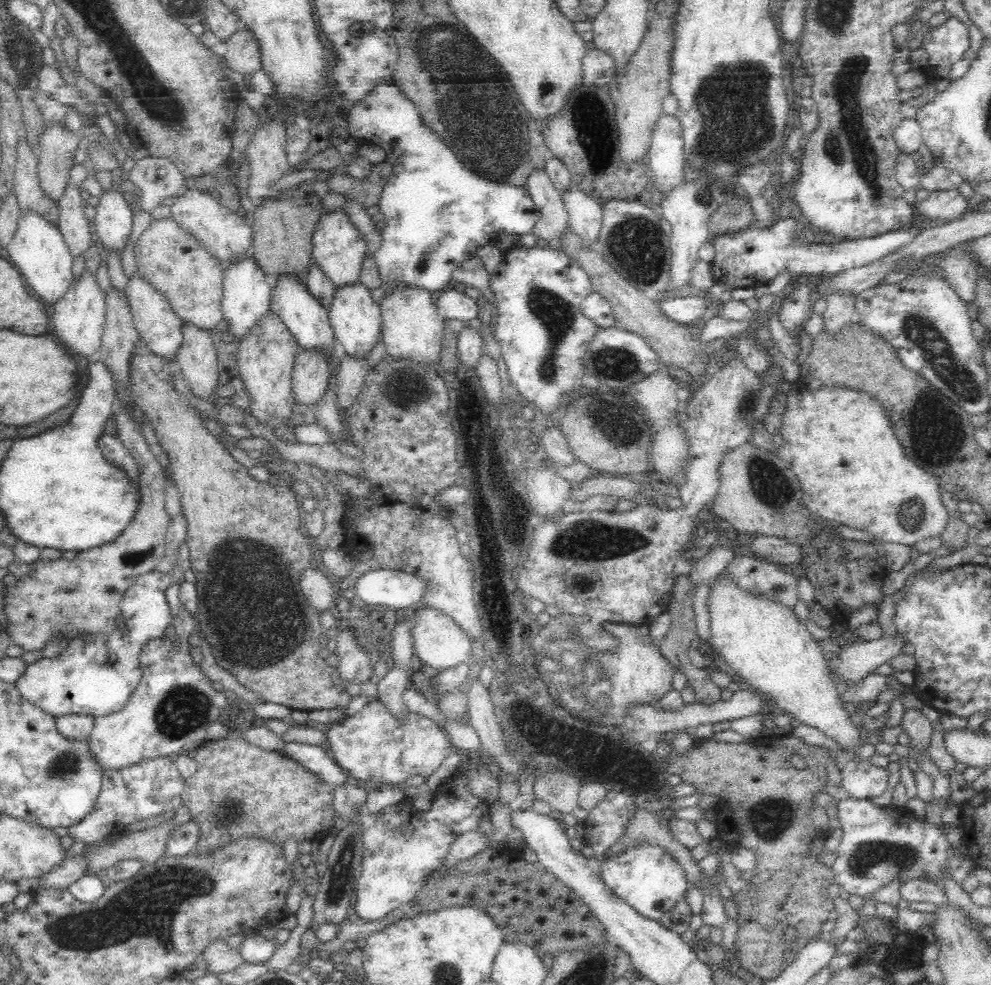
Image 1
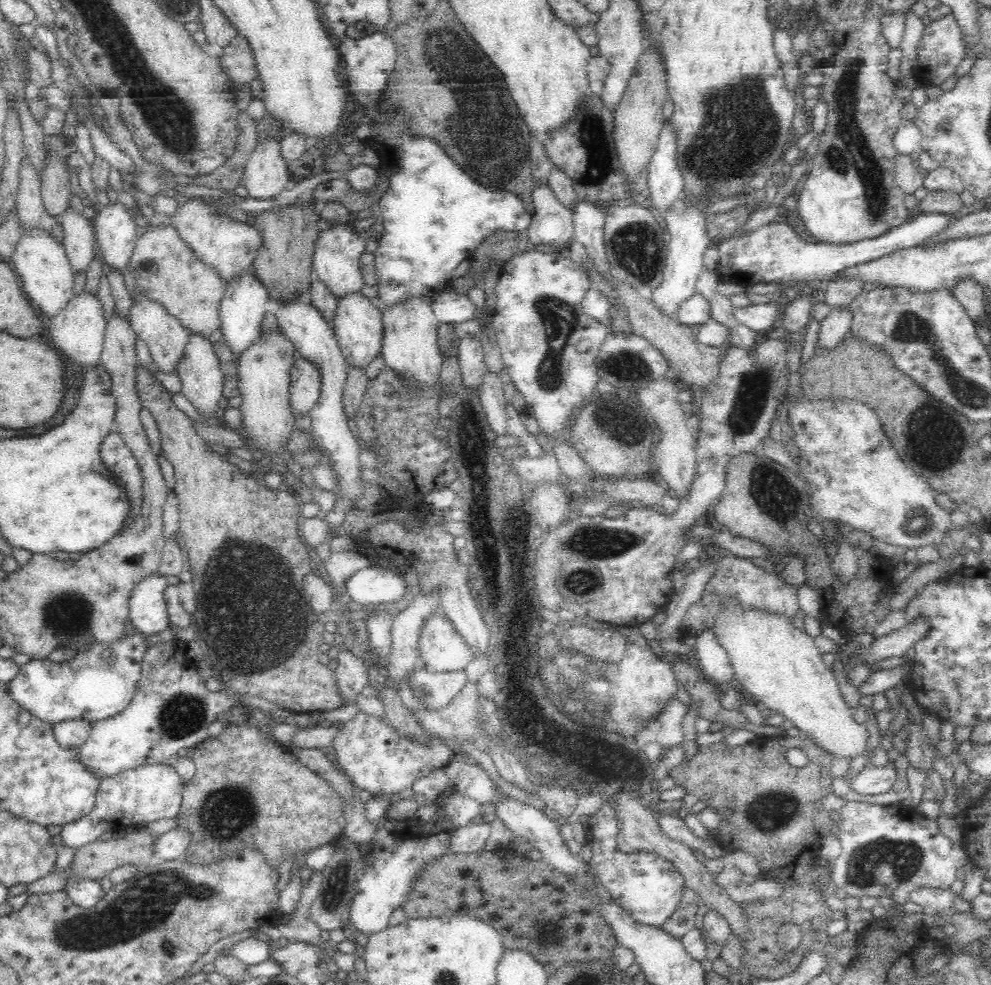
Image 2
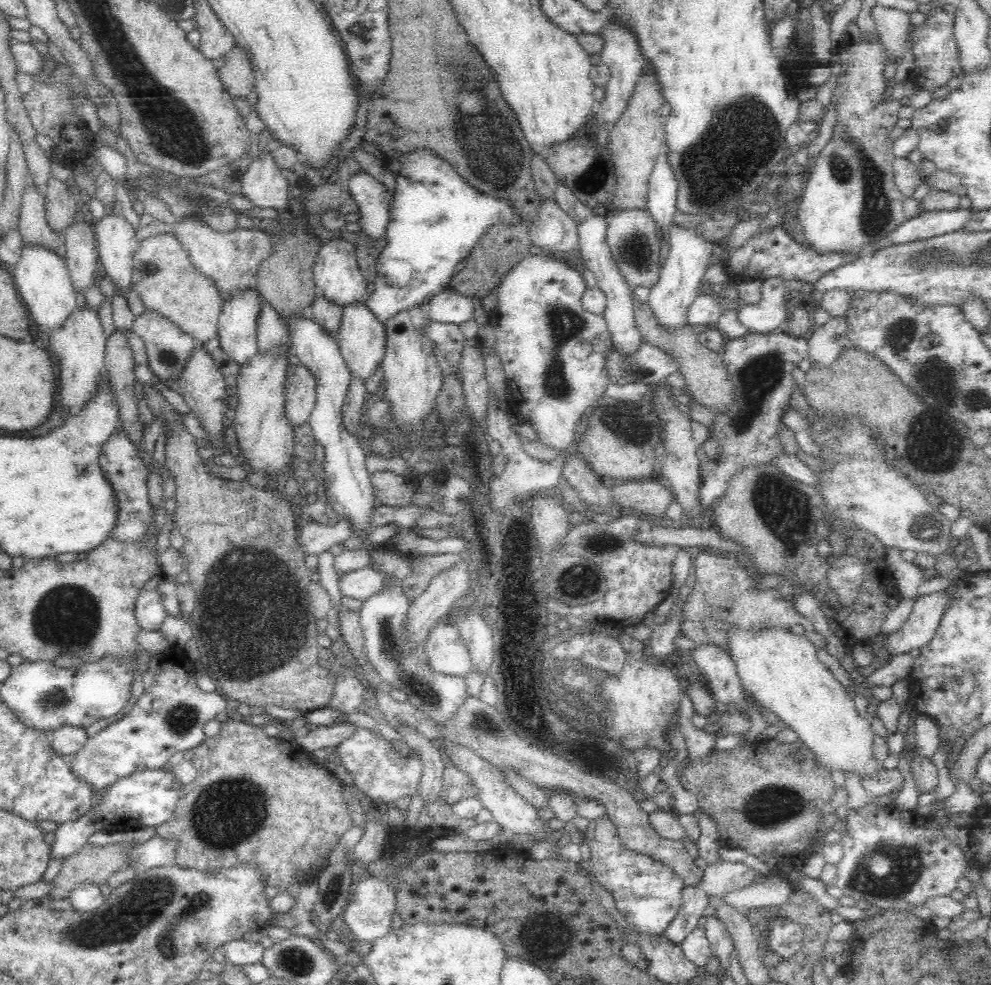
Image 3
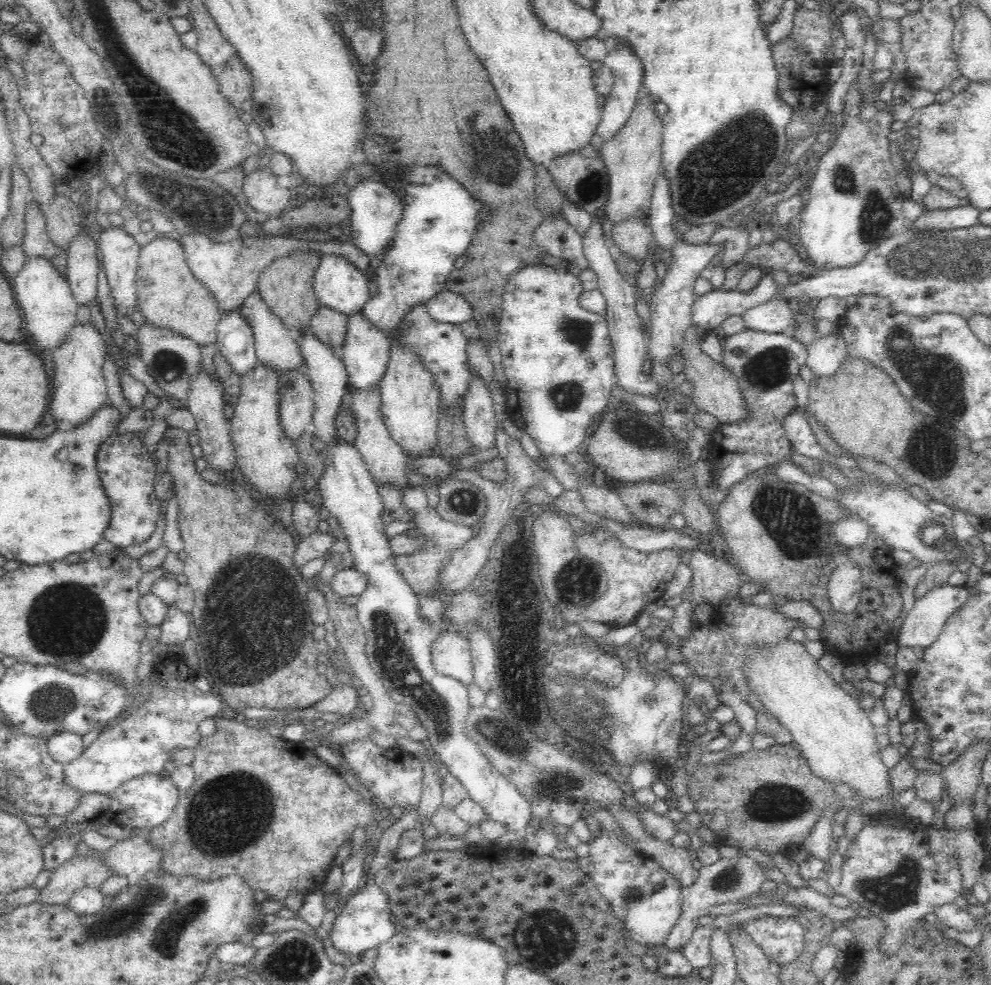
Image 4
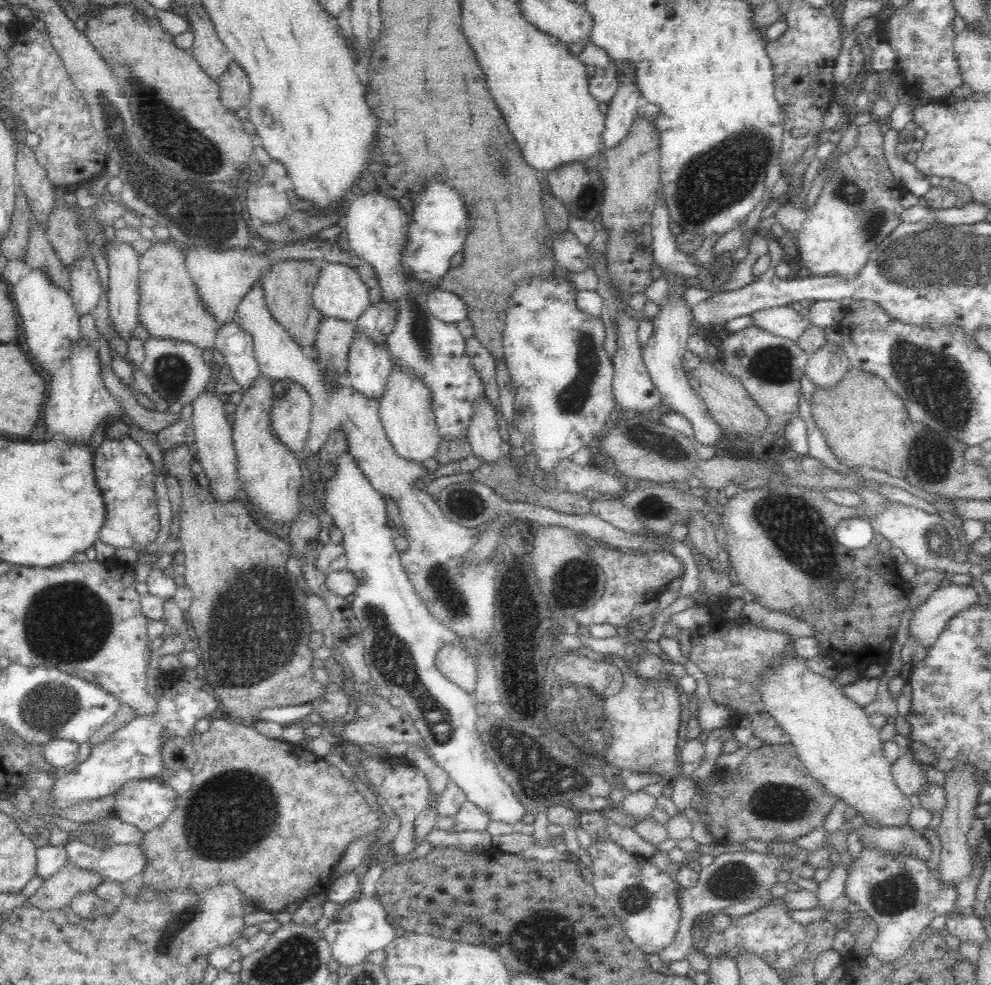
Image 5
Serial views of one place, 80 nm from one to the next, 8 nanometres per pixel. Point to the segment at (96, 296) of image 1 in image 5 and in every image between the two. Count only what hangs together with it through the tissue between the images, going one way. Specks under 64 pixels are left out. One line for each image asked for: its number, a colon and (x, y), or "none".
2: (78, 332)
3: (79, 344)
4: (79, 388)
5: (78, 400)

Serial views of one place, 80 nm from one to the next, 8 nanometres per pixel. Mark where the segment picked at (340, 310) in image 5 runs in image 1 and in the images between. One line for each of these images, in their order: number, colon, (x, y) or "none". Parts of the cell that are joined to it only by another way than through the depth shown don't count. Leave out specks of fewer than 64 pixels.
1: (339, 248)
2: (338, 248)
3: (336, 274)
4: (338, 284)

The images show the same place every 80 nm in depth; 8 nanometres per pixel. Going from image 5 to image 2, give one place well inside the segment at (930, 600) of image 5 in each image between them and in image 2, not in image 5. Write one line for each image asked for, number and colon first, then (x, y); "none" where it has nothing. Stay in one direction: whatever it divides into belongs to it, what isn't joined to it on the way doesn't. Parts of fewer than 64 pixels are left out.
2: (898, 643)
3: (920, 627)
4: (923, 624)

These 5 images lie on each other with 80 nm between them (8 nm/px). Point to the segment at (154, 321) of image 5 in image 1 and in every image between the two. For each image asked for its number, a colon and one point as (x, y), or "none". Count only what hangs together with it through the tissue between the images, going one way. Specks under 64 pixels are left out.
1: (174, 262)
2: (166, 270)
3: (167, 283)
4: (168, 296)

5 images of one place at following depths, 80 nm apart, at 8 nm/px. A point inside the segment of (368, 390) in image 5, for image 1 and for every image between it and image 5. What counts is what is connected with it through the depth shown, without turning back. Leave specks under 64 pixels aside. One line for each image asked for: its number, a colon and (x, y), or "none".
1: (356, 320)
2: (358, 324)
3: (361, 339)
4: (366, 350)

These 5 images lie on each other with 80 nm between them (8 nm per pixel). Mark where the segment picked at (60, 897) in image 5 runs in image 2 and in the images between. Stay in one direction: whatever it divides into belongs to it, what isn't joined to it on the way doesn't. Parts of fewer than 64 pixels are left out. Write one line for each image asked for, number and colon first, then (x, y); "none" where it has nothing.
2: (94, 860)
3: (92, 864)
4: (78, 872)

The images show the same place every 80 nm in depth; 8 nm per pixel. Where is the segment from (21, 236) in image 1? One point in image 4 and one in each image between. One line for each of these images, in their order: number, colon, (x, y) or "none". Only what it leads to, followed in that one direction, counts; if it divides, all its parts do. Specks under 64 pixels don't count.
2: (42, 263)
3: (42, 280)
4: (44, 296)

